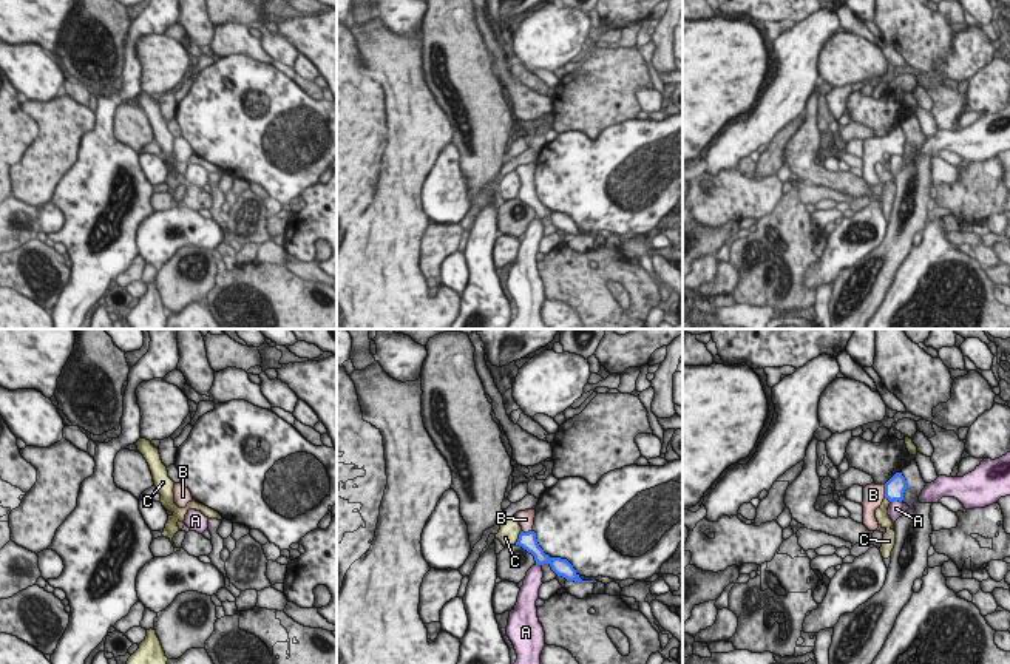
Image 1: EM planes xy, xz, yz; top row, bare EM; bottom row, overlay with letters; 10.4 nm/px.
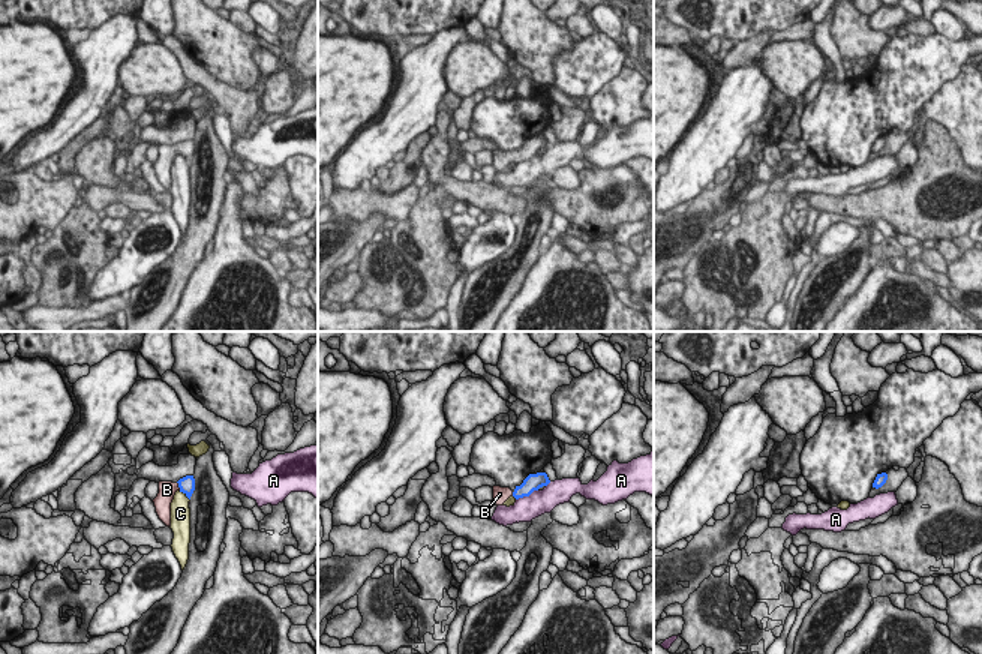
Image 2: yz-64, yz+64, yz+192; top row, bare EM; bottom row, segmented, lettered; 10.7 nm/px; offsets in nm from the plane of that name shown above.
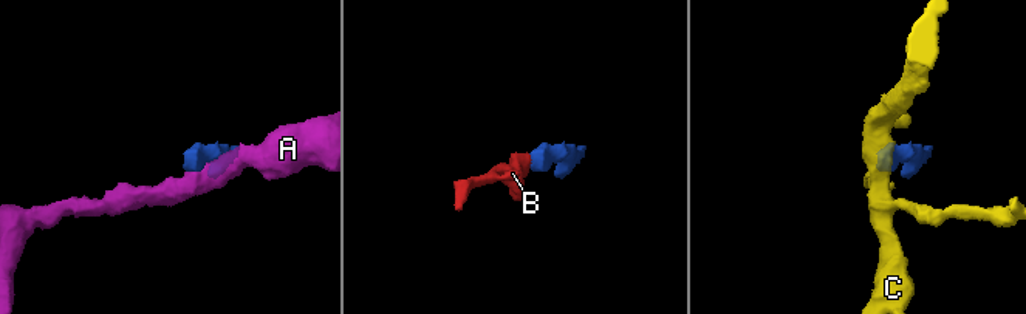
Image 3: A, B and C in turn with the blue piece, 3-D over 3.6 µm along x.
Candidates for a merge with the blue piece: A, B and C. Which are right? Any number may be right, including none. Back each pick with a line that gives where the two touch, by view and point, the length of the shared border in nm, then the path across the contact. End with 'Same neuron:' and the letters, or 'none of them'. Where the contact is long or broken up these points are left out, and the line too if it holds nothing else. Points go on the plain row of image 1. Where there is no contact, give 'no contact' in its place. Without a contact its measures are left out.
B: contact yz (885, 145); length 140 nm; way yz (894, 142), (885, 145), (873, 149)
Same neuron: B

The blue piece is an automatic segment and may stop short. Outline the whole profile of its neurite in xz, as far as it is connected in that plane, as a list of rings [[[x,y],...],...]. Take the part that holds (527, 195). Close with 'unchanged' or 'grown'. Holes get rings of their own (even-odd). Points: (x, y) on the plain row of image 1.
[[[536,164],[519,165],[516,167],[514,171],[522,181],[522,185],[519,188],[516,199],[531,207],[534,210],[536,219],[548,218],[558,230],[562,230],[567,235],[593,236],[593,235],[582,235],[567,213],[550,212],[548,208],[544,207],[544,204],[537,198],[536,187],[533,185]]]; grown

